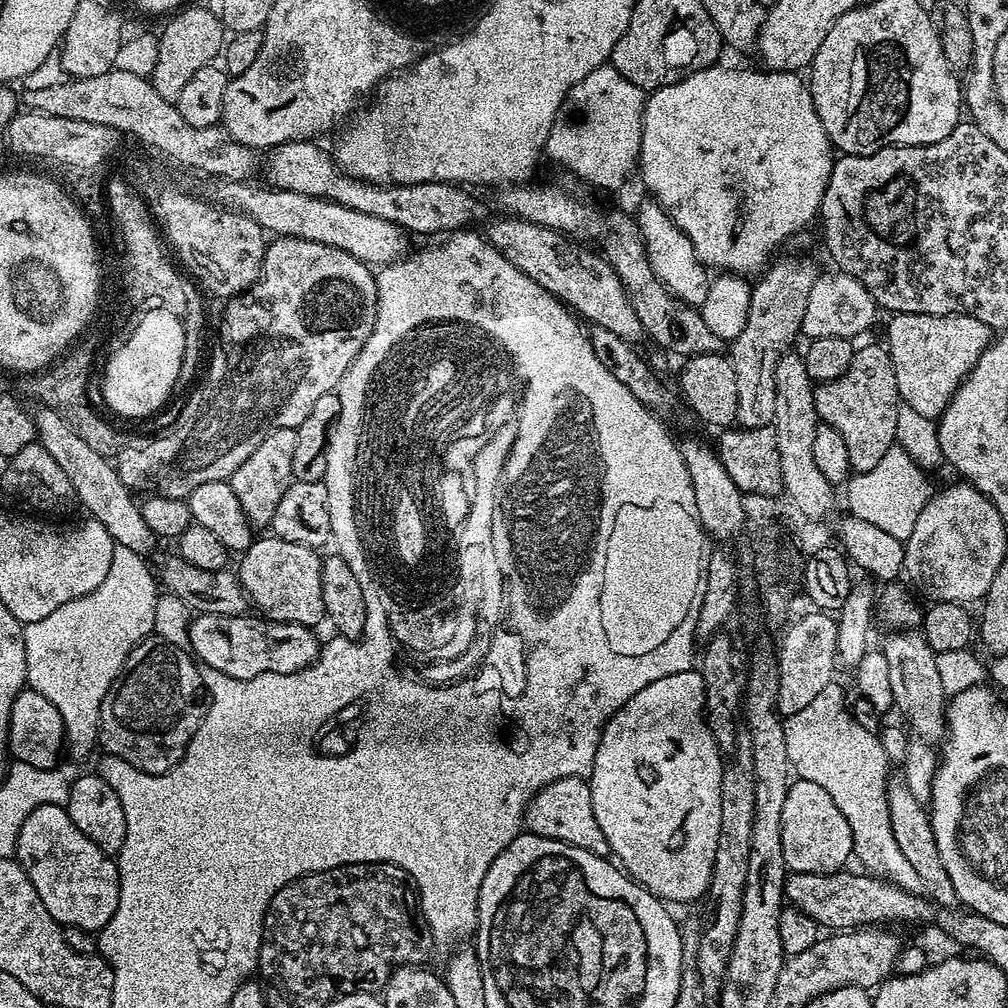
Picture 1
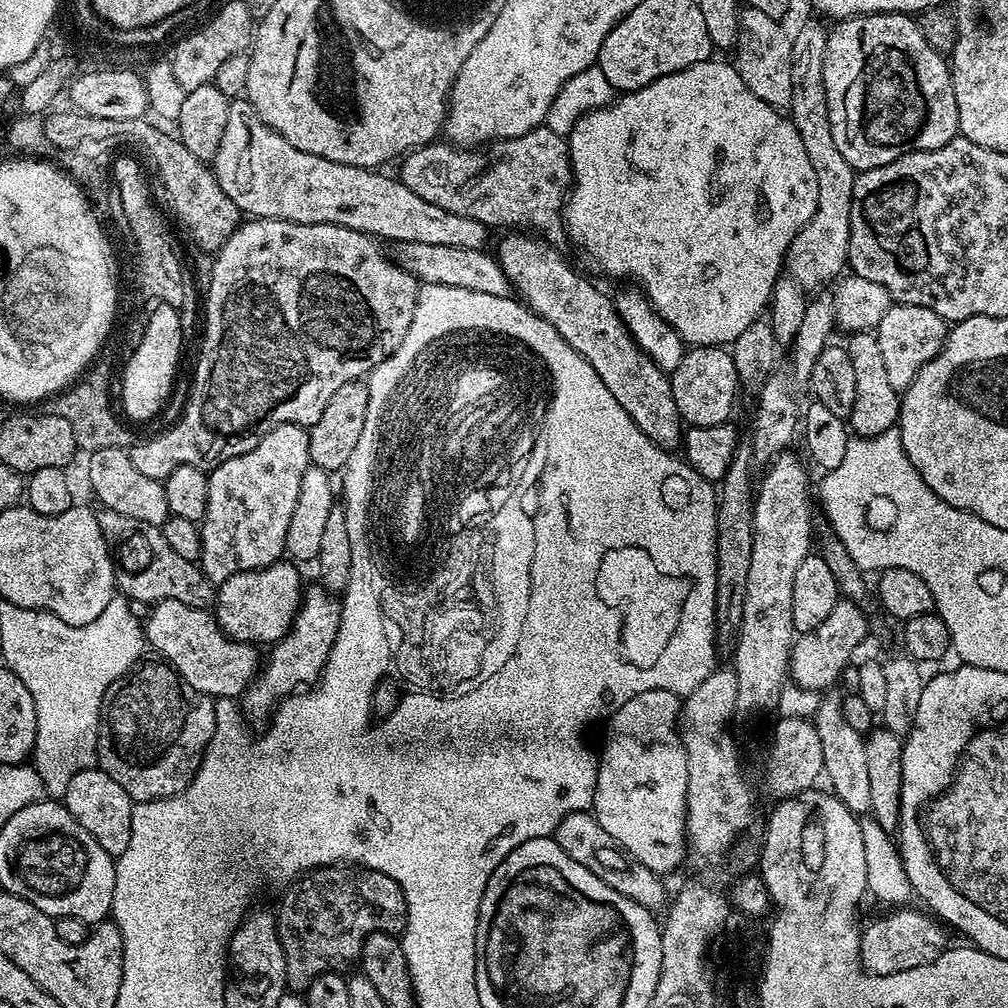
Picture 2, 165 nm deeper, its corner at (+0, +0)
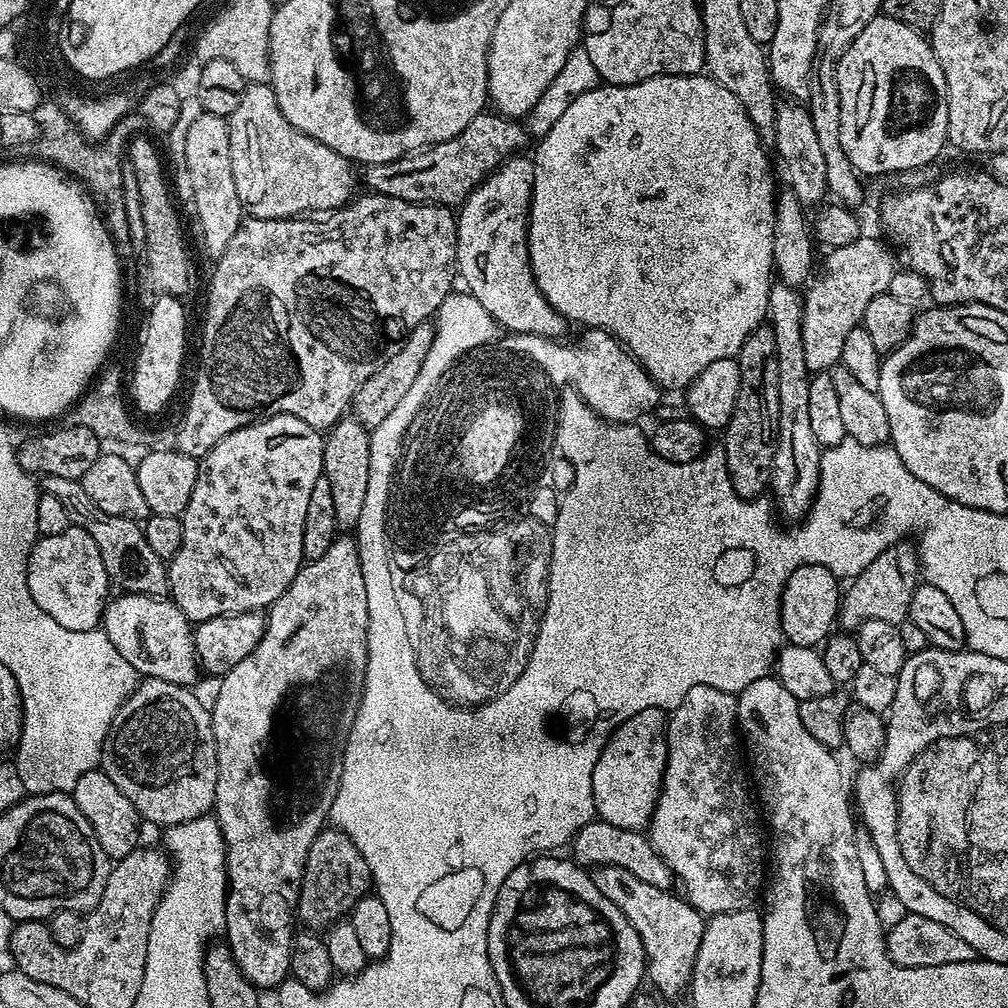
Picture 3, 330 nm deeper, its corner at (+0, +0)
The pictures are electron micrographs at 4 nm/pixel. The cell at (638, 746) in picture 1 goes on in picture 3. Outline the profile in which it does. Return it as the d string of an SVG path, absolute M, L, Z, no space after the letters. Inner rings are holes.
M662 708L638 710L626 722L619 724L604 742L604 749L598 754L598 762L592 771L592 793L596 816L619 828L633 830L647 829L652 812L660 797L660 787L664 784L664 771L668 761L668 738L666 735L666 712Z

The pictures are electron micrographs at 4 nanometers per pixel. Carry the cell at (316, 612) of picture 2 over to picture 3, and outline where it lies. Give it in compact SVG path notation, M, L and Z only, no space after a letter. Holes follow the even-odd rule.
M348 534L337 535L335 542L322 554L322 558L309 560L301 568L300 573L290 582L290 586L274 601L266 612L264 633L246 658L238 662L229 672L225 672L219 681L220 689L216 692L216 701L210 704L212 729L216 743L218 758L218 782L216 783L216 803L214 818L220 827L225 842L225 870L228 872L228 896L225 898L225 924L223 935L226 937L228 949L232 952L234 962L246 974L246 978L257 989L271 988L276 990L289 979L292 970L292 941L294 939L294 909L300 903L300 883L304 877L306 858L310 854L310 846L320 829L325 827L329 819L334 794L338 792L342 758L344 757L344 741L356 717L360 705L360 694L364 691L364 670L368 657L368 611L366 610L366 582L362 582L362 562L358 558L358 546L355 539Z

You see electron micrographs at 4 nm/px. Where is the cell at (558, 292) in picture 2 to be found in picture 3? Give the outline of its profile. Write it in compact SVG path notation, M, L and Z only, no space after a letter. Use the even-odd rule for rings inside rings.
M512 154L494 169L478 187L459 205L456 216L456 267L463 287L490 314L501 328L525 336L542 336L545 341L556 342L570 329L569 321L538 290L528 261L528 207L532 204L534 163L524 154Z

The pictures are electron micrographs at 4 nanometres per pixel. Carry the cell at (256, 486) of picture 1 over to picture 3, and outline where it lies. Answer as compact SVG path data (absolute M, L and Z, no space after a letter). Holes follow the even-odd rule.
M290 414L267 416L265 420L257 420L244 428L234 430L218 442L198 460L198 478L194 482L194 494L190 494L190 502L180 516L182 526L182 546L178 546L178 554L167 561L168 566L168 596L173 604L186 614L193 625L201 624L215 616L229 616L239 612L257 612L267 609L294 582L306 561L302 550L302 529L306 527L306 509L310 503L310 493L314 490L314 482L324 475L324 436L315 428L311 428L302 418L294 418Z

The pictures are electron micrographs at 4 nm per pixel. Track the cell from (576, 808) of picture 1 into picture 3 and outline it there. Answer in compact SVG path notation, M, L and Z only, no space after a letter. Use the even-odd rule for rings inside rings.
M596 866L591 869L590 875L594 886L598 886L598 890L602 890L602 894L606 894L606 898L610 898L610 902L614 902L614 906L618 906L618 910L622 910L626 918L630 918L630 926L638 930L638 938L642 938L646 976L650 984L652 980L653 986L664 996L676 996L683 988L685 991L692 982L698 946L702 946L702 934L706 920L701 912L679 895L671 896L673 893L669 889L650 886L650 882L642 882L642 878L634 878L630 870Z

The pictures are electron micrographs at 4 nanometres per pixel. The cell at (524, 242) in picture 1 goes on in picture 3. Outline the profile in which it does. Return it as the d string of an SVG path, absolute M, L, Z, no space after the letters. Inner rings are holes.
M252 82L238 102L238 110L227 117L230 130L230 162L234 170L234 190L238 190L241 209L253 220L290 220L305 214L327 214L333 208L343 208L357 191L358 176L352 173L353 161L342 158L330 146L322 146L314 138L294 130L278 110L278 98L271 83Z

